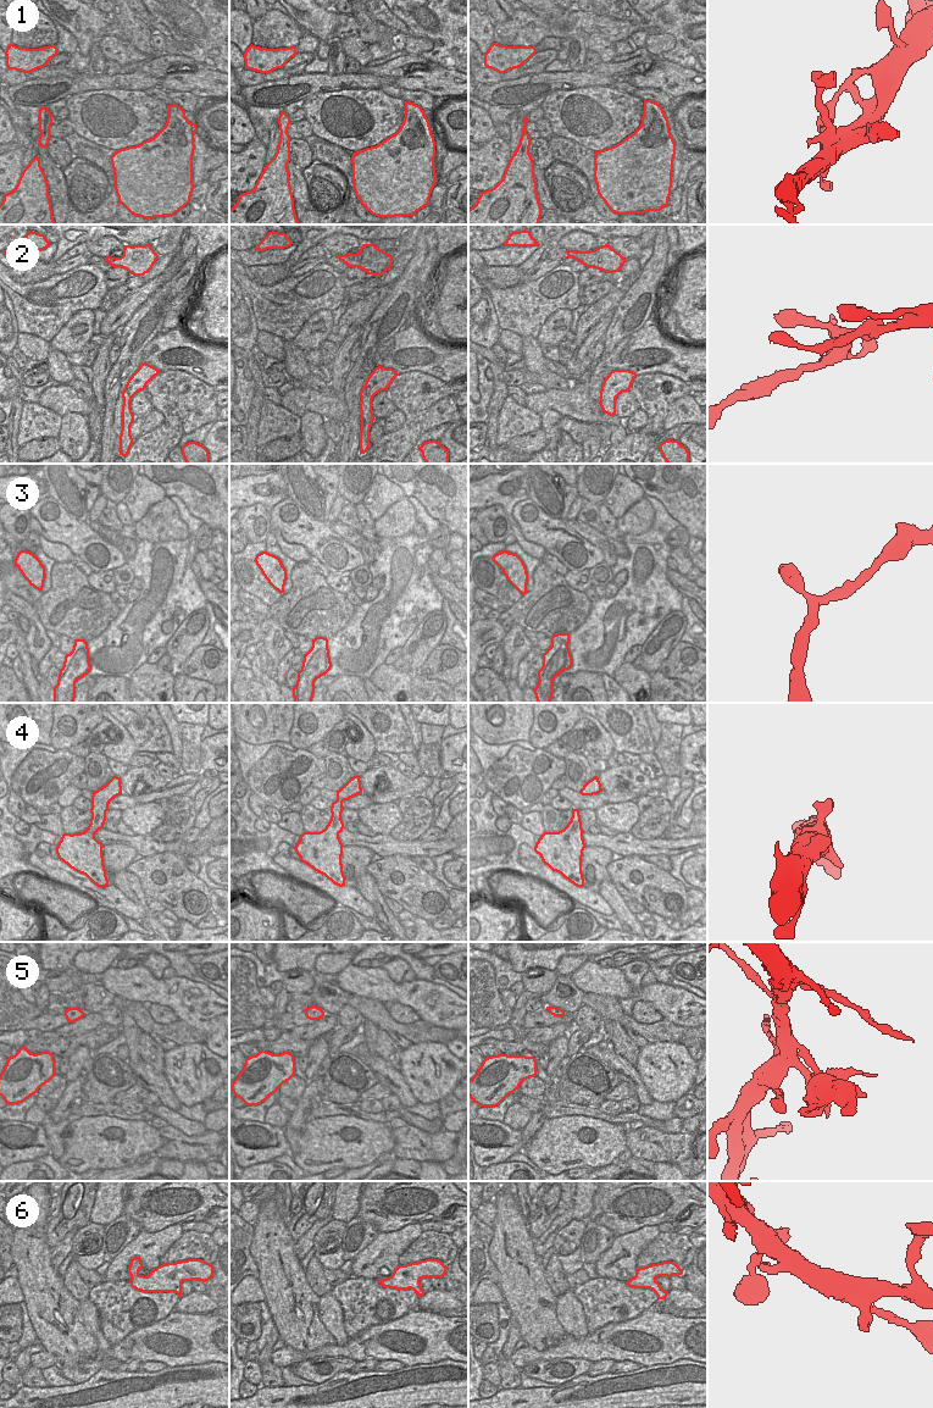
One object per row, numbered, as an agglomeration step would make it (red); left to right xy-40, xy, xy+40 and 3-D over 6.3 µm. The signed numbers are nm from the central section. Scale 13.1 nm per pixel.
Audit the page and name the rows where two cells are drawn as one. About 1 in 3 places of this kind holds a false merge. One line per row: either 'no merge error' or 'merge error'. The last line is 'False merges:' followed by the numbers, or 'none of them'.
1: no merge error
2: no merge error
3: no merge error
4: no merge error
5: merge error
6: no merge error
False merges: 5

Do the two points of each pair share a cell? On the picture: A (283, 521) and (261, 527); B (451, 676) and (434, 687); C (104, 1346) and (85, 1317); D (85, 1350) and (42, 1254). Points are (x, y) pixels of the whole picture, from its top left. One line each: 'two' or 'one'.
A: two
B: two
C: one
D: one

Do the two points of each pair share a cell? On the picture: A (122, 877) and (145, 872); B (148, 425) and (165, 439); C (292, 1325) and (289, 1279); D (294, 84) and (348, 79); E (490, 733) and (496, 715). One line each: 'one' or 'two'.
A: two
B: two
C: one
D: one
E: one

